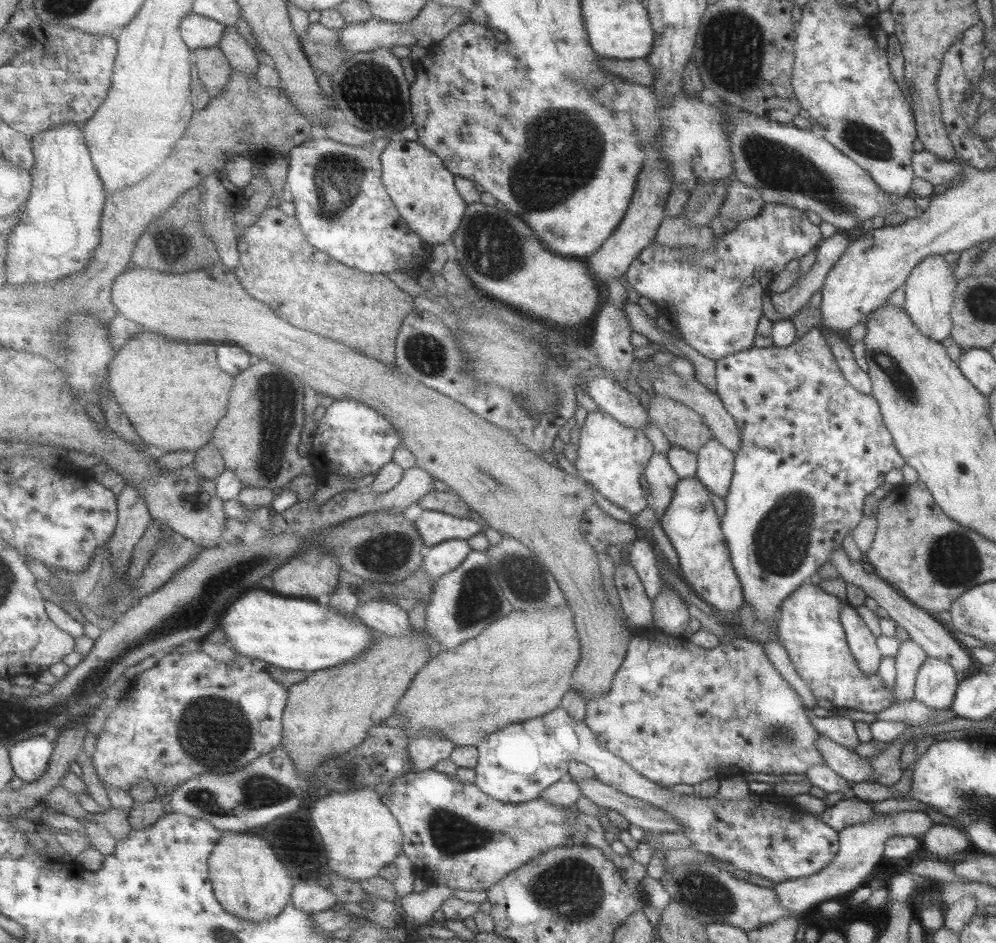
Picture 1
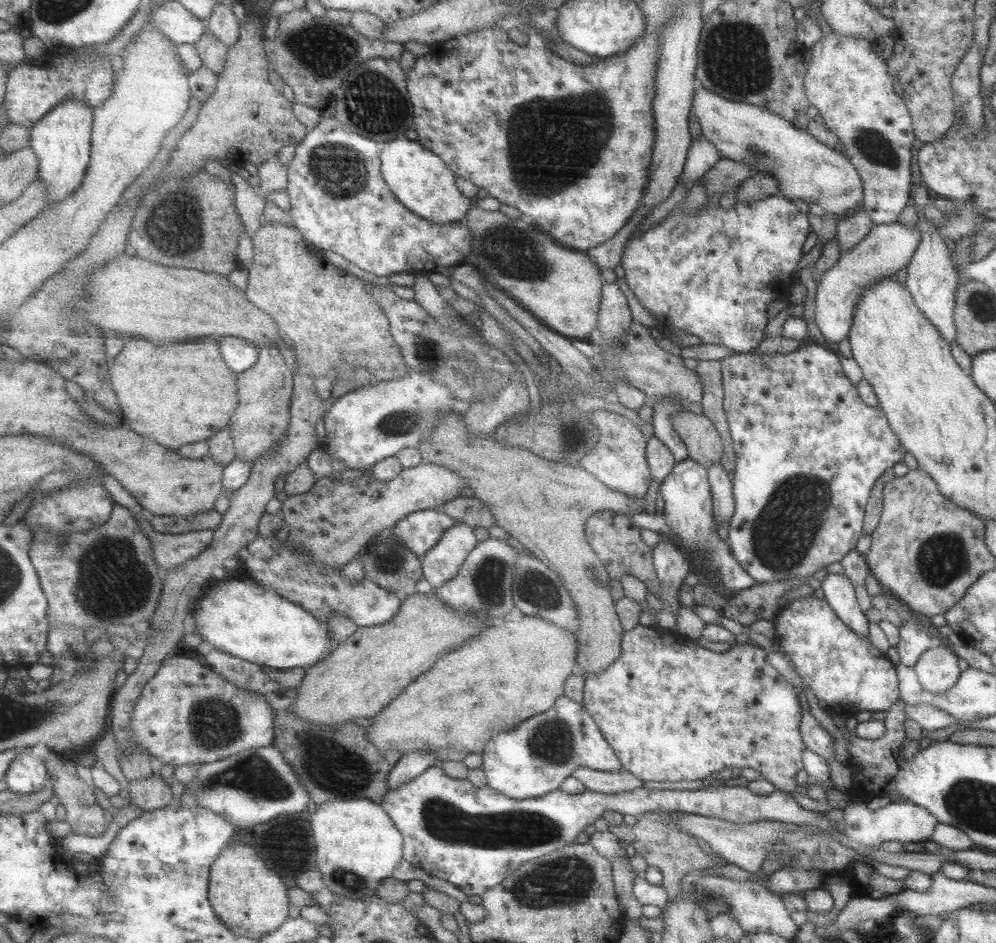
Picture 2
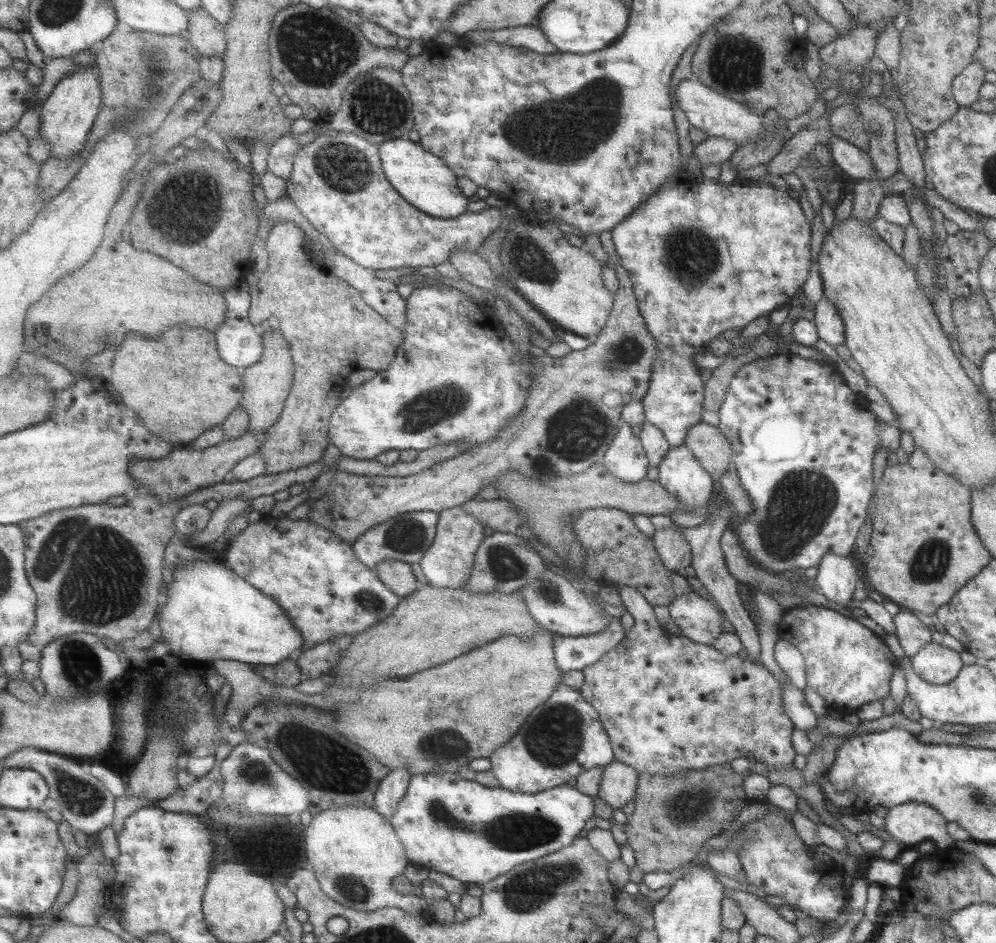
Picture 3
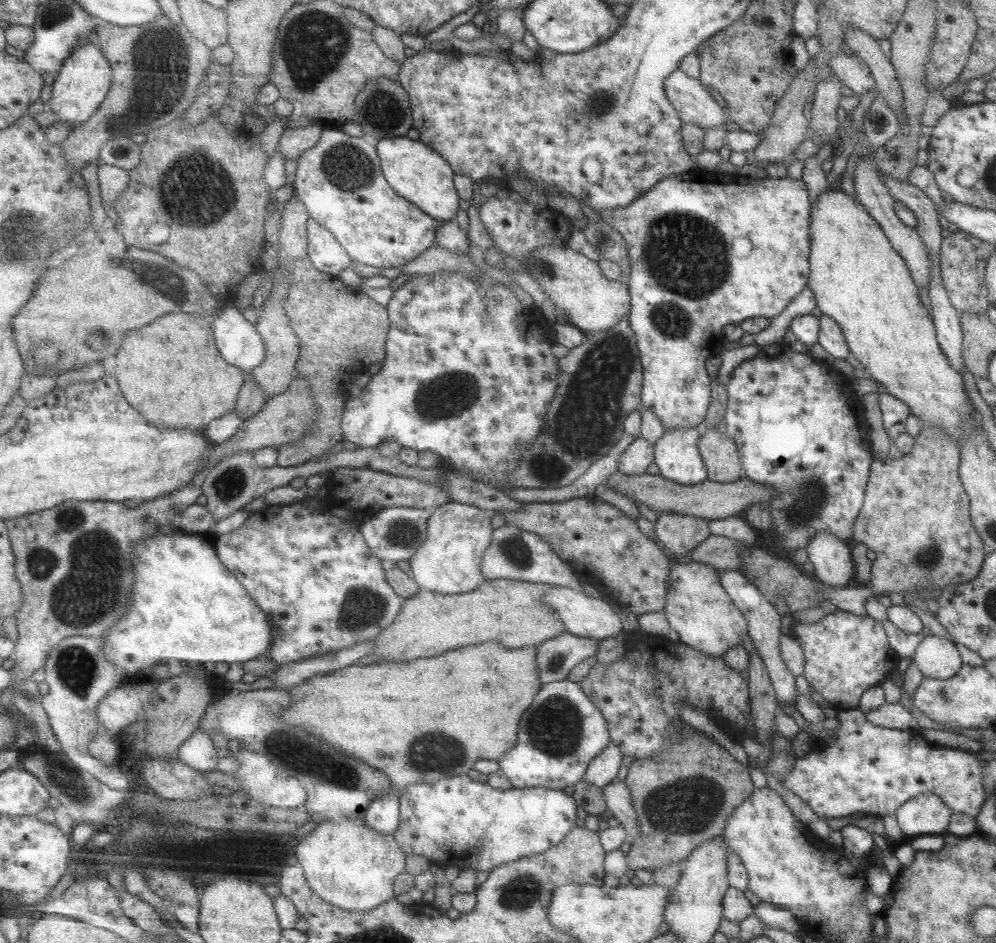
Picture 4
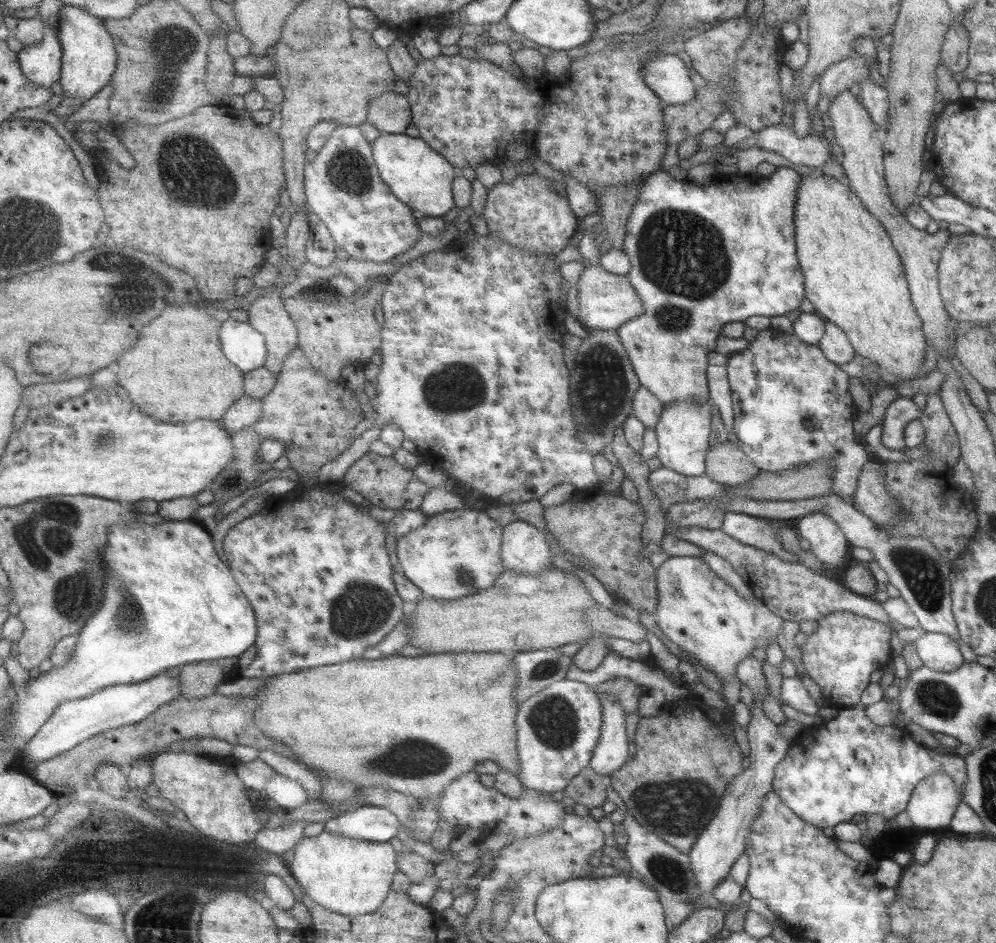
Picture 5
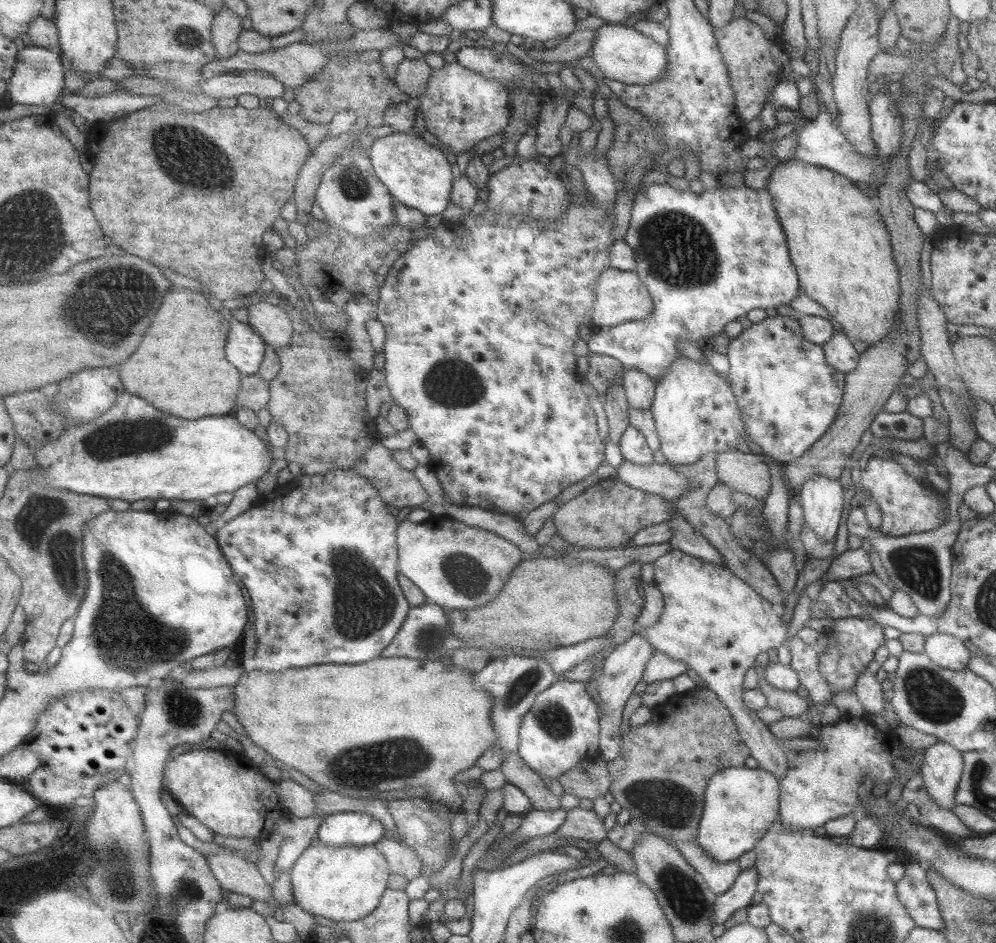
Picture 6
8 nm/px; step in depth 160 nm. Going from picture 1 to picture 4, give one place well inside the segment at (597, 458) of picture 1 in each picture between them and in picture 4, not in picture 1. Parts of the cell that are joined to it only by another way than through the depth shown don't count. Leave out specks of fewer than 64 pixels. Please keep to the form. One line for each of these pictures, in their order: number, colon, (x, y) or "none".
2: (618, 460)
3: (625, 459)
4: (639, 453)

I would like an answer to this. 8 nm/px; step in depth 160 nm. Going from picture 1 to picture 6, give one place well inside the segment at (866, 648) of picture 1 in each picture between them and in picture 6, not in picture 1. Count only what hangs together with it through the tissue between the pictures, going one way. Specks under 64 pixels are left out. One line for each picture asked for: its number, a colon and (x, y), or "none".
2: (836, 590)
3: (835, 579)
4: (831, 559)
5: (827, 543)
6: (821, 499)

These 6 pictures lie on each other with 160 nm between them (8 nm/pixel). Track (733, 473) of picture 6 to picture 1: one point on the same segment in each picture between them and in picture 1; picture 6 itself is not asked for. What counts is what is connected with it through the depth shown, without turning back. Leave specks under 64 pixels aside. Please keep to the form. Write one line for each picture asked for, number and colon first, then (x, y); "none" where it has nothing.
1: (683, 427)
2: (703, 444)
3: (707, 443)
4: (718, 452)
5: (724, 464)

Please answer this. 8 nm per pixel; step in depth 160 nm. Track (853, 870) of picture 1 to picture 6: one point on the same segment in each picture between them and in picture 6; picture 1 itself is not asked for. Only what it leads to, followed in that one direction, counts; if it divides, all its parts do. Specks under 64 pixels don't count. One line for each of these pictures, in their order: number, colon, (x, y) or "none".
2: (903, 821)
3: (910, 822)
4: (926, 814)
5: (932, 802)
6: (941, 766)

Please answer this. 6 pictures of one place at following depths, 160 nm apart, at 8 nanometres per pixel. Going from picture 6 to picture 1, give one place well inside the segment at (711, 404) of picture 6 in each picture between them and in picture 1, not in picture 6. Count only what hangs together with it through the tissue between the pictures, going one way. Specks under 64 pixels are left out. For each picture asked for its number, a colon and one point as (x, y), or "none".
1: (689, 521)
2: (688, 513)
3: (680, 474)
4: (675, 452)
5: (682, 430)

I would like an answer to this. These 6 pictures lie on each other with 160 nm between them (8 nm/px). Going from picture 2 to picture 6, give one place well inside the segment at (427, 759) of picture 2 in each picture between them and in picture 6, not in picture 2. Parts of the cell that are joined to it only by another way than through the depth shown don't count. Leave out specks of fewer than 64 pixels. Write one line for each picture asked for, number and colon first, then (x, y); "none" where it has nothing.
3: (392, 791)
4: (384, 814)
5: (368, 822)
6: (347, 828)

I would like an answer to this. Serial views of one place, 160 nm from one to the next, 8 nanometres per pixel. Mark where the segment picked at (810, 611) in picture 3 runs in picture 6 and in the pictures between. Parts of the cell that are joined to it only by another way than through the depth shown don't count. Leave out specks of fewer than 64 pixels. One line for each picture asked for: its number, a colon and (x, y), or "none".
4: (844, 654)
5: (839, 655)
6: (852, 640)

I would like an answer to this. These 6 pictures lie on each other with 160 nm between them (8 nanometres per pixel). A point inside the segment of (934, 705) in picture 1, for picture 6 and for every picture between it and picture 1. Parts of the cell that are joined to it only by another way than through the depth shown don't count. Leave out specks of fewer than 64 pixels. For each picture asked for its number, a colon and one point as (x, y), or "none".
2: (936, 669)
3: (936, 664)
4: (936, 657)
5: (937, 651)
6: (949, 652)

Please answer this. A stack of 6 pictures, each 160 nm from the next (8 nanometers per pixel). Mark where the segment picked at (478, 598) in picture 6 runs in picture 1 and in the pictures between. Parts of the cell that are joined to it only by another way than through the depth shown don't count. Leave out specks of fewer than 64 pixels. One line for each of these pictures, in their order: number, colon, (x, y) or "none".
1: (439, 560)
2: (441, 564)
3: (448, 563)
4: (450, 561)
5: (458, 553)

